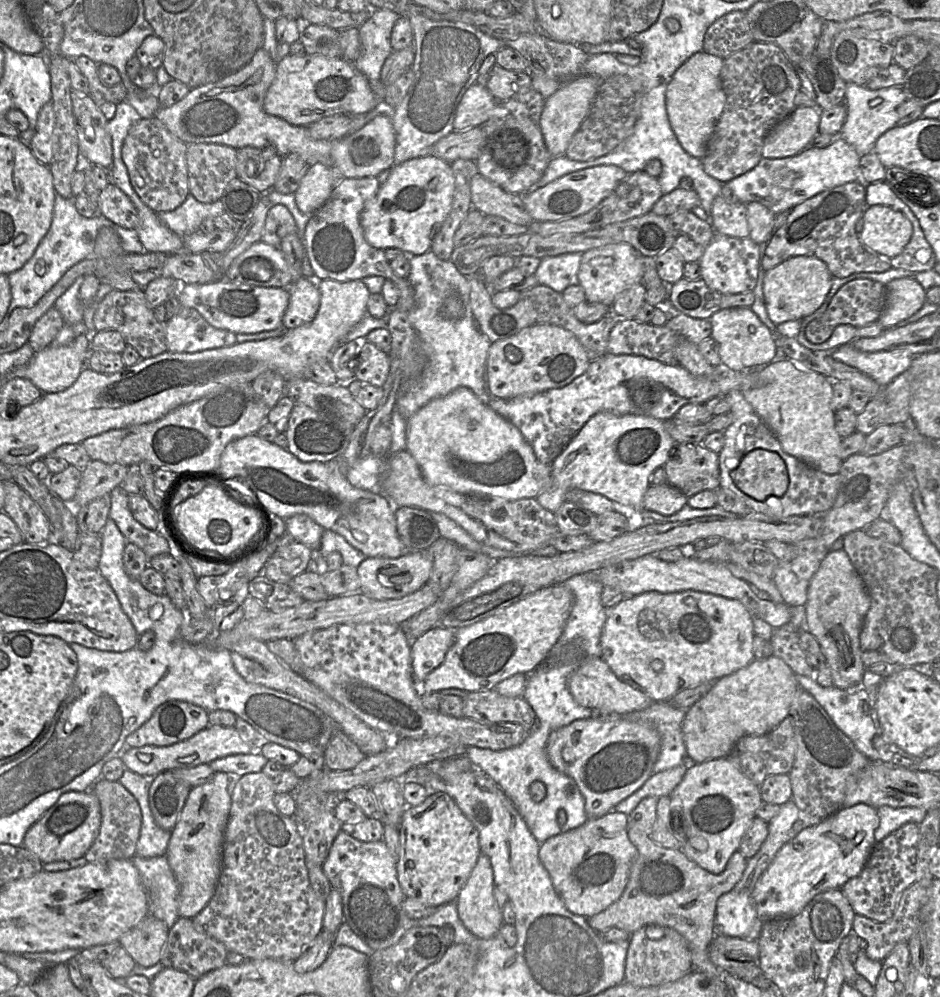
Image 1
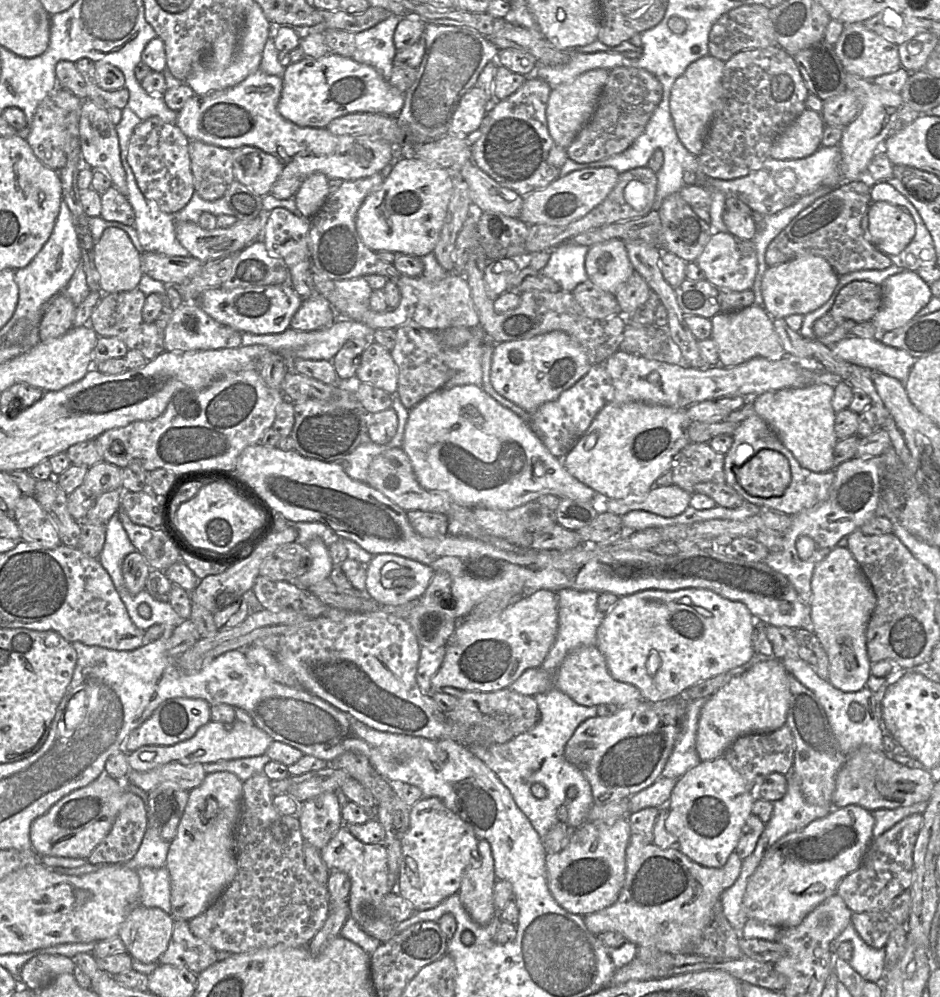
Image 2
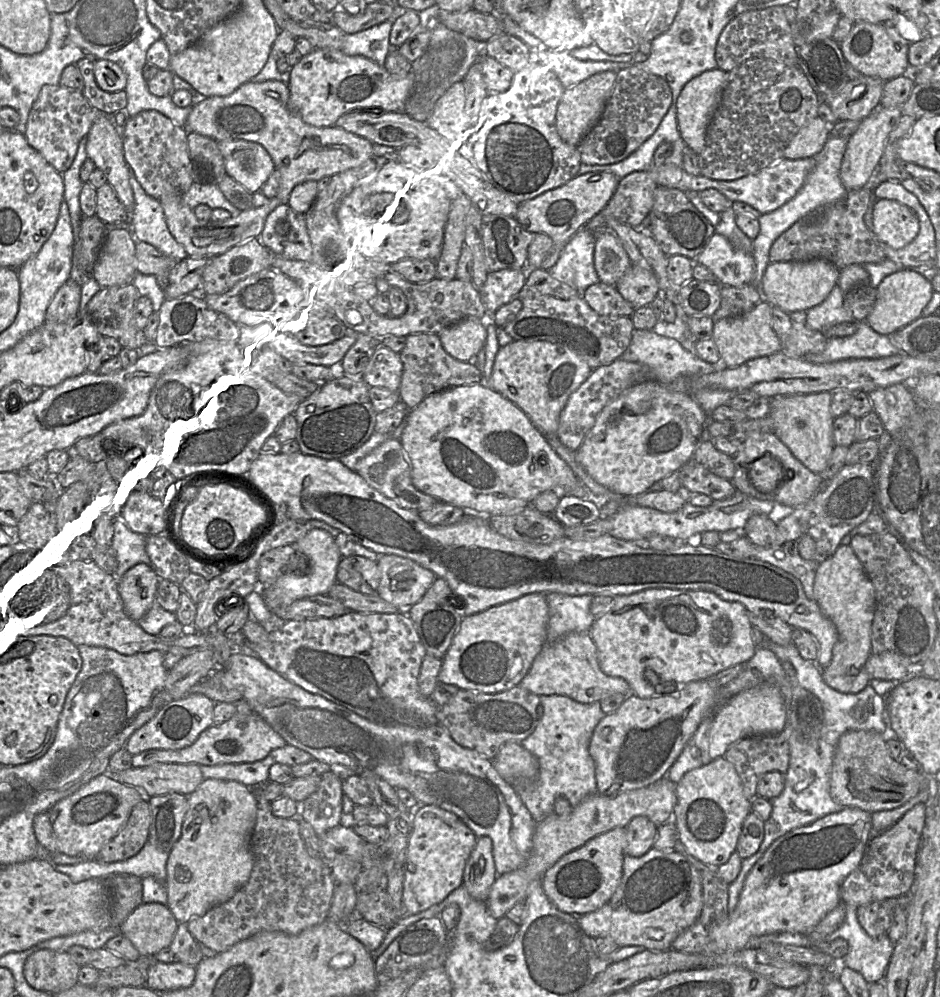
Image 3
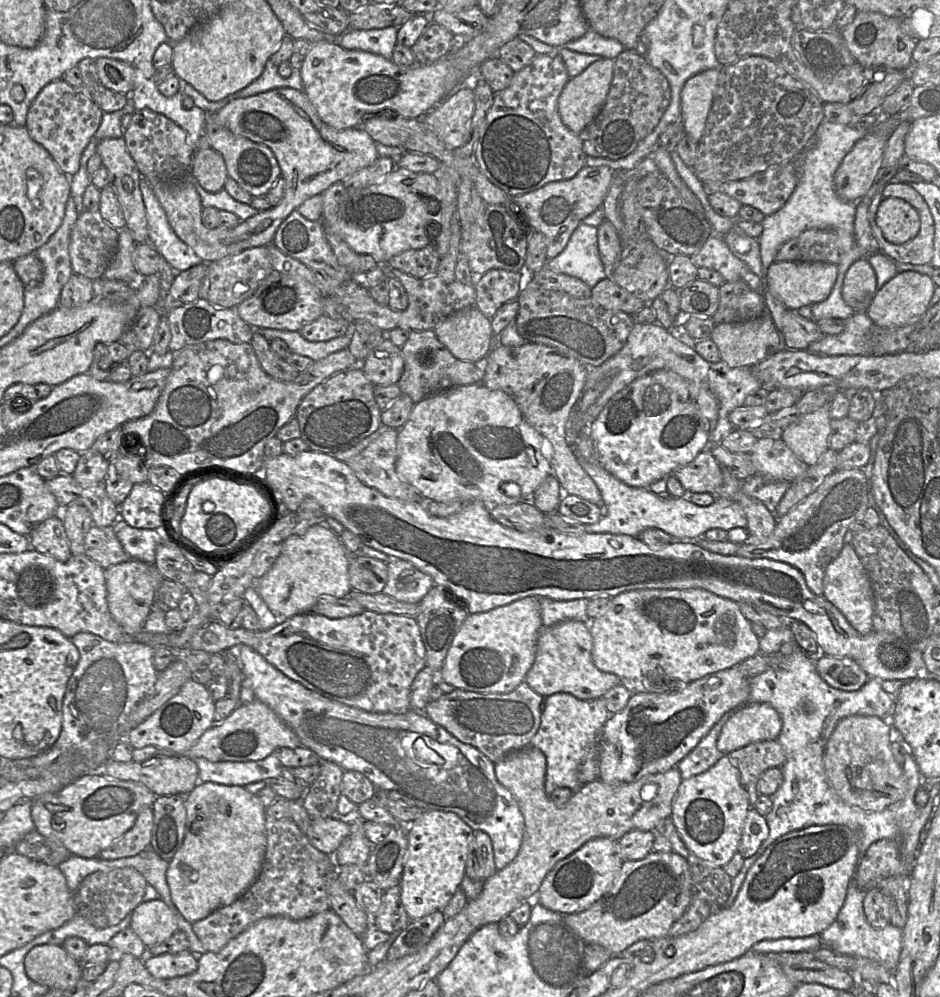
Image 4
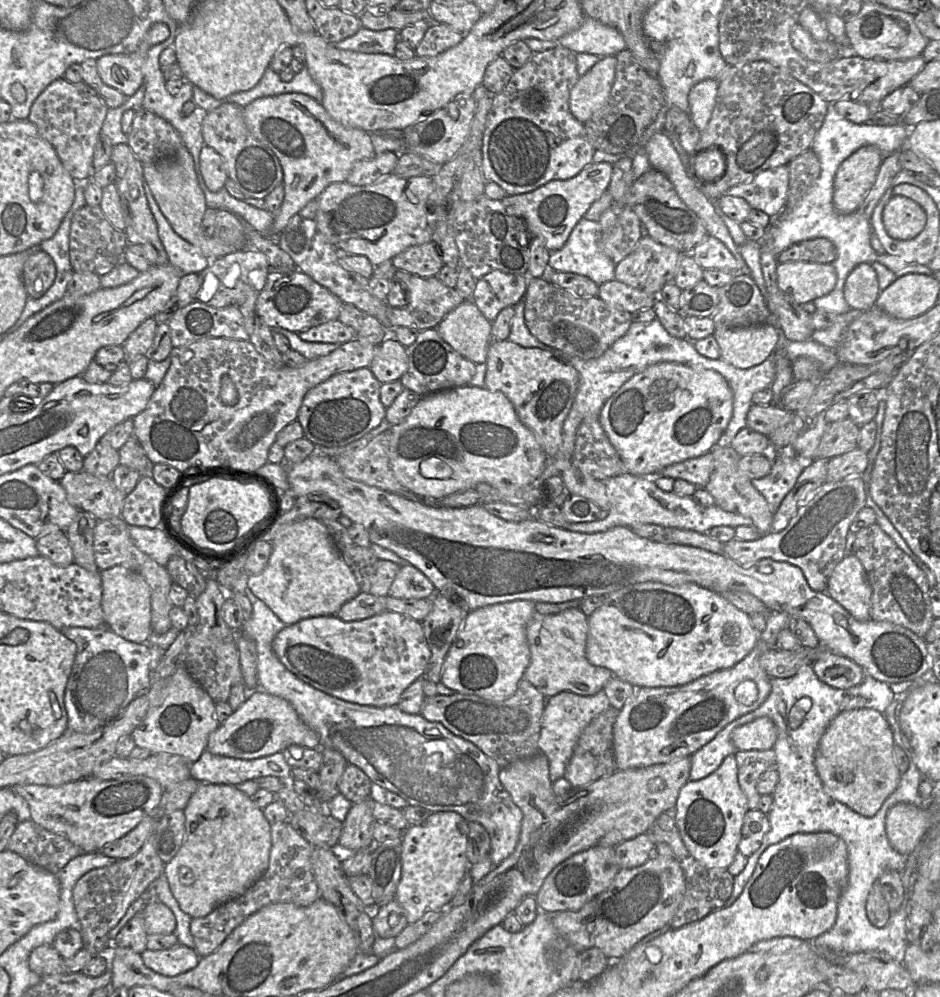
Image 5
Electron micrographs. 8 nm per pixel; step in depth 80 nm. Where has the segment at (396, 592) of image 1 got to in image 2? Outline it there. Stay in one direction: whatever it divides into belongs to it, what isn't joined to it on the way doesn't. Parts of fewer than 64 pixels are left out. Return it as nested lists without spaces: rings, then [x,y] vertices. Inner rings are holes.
[[[377,554],[366,564],[366,595],[383,606],[417,600],[426,591],[435,571],[428,565],[396,554]]]

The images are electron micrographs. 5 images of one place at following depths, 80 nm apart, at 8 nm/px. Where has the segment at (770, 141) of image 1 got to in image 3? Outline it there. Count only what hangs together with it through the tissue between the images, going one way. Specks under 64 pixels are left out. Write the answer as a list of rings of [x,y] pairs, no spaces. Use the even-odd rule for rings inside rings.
[[[818,116],[802,127],[786,146],[783,158],[804,159],[815,157],[829,138],[829,125]]]

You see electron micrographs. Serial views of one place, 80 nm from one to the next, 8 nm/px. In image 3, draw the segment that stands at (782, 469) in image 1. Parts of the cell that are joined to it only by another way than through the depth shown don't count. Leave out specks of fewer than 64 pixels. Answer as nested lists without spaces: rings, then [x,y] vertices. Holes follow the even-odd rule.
[[[766,453],[750,464],[748,479],[758,491],[768,493],[785,479],[785,470],[777,458]]]

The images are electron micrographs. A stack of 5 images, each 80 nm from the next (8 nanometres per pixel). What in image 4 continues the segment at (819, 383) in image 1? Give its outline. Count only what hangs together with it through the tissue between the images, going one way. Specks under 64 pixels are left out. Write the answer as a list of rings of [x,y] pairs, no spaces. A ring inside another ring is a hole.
[[[826,404],[790,424],[781,439],[801,461],[812,466],[829,449],[831,420],[830,404]]]

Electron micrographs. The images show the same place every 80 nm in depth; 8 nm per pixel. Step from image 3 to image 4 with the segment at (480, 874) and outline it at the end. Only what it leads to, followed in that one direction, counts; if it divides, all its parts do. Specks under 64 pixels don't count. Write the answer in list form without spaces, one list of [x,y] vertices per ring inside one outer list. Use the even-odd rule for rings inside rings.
[[[474,831],[466,860],[465,876],[472,880],[485,881],[496,871],[491,838],[483,831]]]

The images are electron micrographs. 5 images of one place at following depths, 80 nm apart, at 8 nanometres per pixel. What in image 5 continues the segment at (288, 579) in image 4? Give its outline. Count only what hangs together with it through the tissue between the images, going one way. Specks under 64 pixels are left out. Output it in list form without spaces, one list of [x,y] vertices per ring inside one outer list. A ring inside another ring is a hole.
[[[306,518],[283,525],[271,544],[273,550],[265,569],[258,575],[249,576],[247,587],[286,626],[307,618],[337,615],[343,604],[360,593],[360,586],[353,571],[344,561],[327,528],[320,520]]]

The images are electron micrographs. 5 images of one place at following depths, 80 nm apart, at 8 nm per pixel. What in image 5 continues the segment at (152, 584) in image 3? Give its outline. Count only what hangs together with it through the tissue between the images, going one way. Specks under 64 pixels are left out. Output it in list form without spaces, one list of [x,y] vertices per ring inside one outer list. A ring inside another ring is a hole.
[[[119,565],[101,571],[100,575],[105,625],[128,641],[146,643],[152,633],[151,589],[146,580],[136,571]]]

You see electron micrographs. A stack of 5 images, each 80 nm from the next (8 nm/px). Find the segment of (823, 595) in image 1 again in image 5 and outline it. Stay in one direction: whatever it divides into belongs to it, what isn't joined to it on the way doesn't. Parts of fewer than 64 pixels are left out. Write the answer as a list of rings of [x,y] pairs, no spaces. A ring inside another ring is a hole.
[[[854,553],[847,554],[834,568],[827,582],[826,593],[857,621],[871,619],[872,589],[864,567]],[[825,655],[812,665],[818,679],[836,689],[849,689],[859,685],[866,672],[852,660],[837,655]]]

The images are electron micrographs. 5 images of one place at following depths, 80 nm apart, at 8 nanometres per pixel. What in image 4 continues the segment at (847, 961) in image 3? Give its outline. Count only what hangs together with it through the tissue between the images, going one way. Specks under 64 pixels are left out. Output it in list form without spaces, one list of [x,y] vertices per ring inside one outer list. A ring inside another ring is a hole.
[[[854,881],[851,882],[847,890],[846,899],[836,920],[829,928],[819,934],[821,942],[824,947],[841,954],[868,958],[884,966],[889,971],[894,971],[902,948],[902,929],[892,924],[888,924],[882,929],[873,928],[864,914],[863,900],[865,894],[866,892],[859,888]]]

